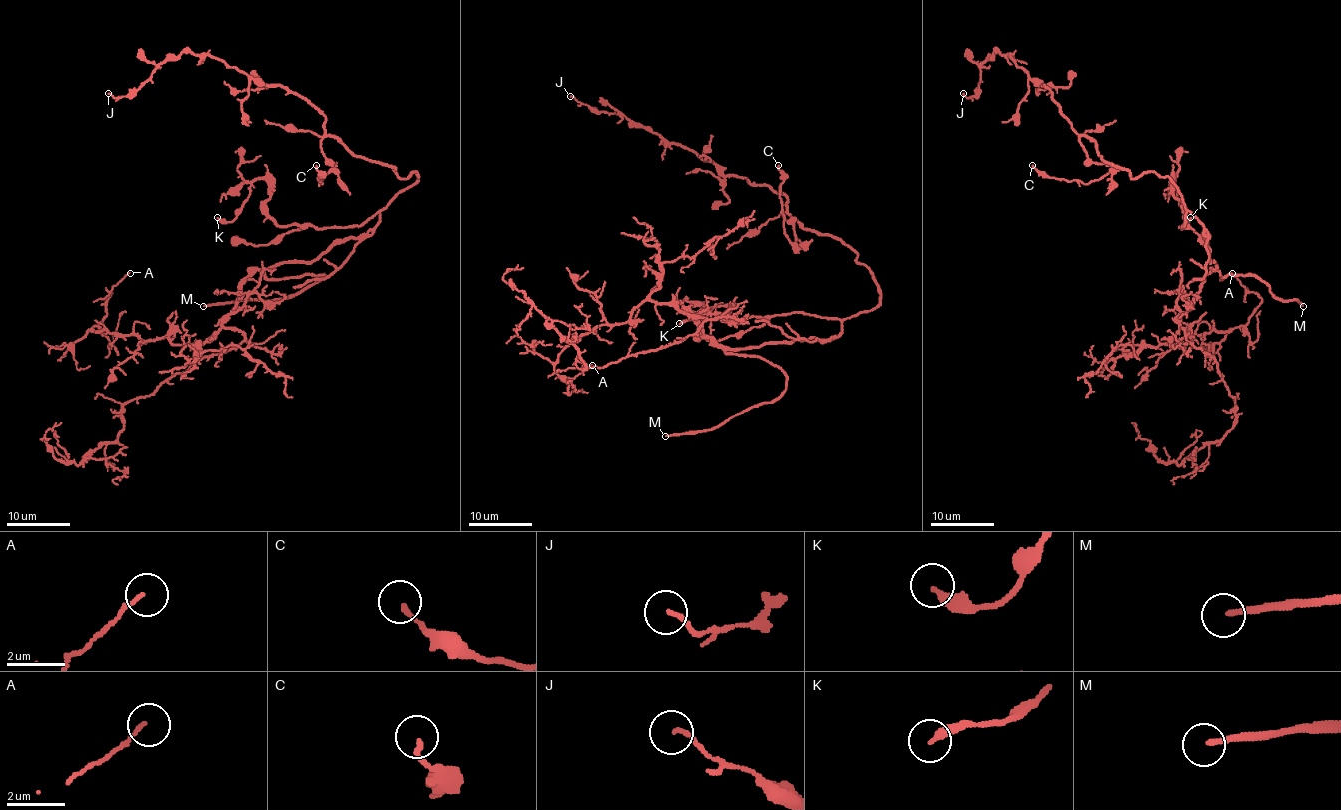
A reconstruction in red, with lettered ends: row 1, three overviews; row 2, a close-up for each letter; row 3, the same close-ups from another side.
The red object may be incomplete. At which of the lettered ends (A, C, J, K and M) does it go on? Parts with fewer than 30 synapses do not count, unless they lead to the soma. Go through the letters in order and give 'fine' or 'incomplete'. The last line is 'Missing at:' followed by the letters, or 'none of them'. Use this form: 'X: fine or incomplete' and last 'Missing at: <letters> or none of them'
A: fine
C: fine
J: fine
K: fine
M: incomplete
Missing at: M

